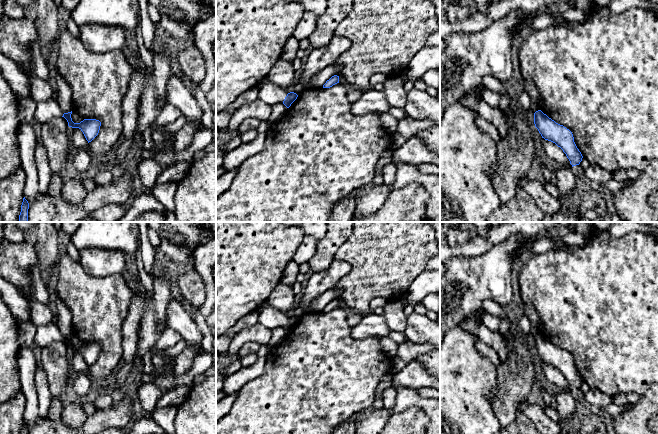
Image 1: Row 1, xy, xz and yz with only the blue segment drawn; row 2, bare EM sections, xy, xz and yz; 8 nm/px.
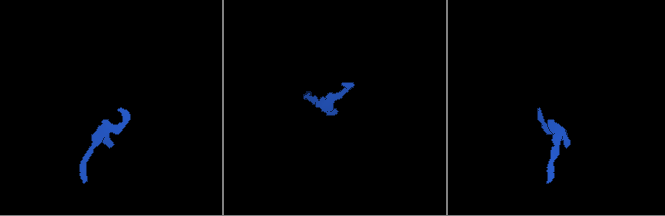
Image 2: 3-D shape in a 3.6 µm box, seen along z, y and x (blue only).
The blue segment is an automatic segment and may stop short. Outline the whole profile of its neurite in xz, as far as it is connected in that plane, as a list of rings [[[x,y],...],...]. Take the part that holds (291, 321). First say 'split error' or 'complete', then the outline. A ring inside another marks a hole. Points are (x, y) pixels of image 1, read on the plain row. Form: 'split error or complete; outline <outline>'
split error; outline [[[266,305],[262,309],[258,318],[258,323],[269,329],[283,327],[287,332],[291,330],[297,321],[298,319],[296,317],[289,317],[270,305]]]

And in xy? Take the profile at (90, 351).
split error; outline [[[53,321],[37,328],[34,342],[38,347],[43,349],[45,346],[53,342],[64,341],[67,344],[69,351],[79,352],[83,356],[88,367],[91,366],[98,359],[101,346],[96,343],[84,343],[80,347],[74,347],[72,345],[71,338],[72,335],[64,337],[57,327],[55,321]]]

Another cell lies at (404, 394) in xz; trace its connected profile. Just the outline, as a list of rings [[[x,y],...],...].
[[[392,385],[396,389],[397,398],[392,413],[402,412],[411,407],[423,409],[429,417],[426,434],[440,434],[440,401],[418,395],[415,389],[400,385]]]

